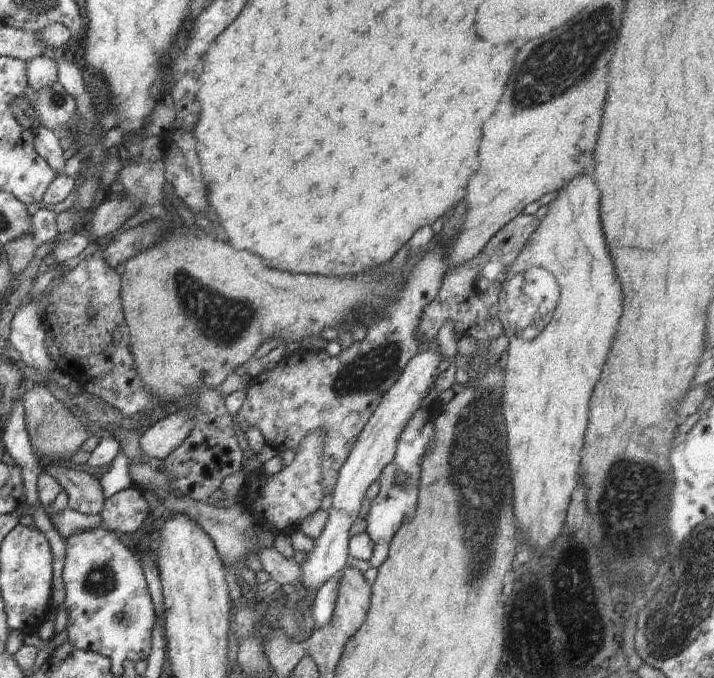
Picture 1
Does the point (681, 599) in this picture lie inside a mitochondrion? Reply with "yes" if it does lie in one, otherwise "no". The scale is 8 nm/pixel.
yes

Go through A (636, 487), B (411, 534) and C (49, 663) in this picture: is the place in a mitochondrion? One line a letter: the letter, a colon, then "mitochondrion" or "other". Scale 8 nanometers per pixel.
A: mitochondrion
B: other
C: other

